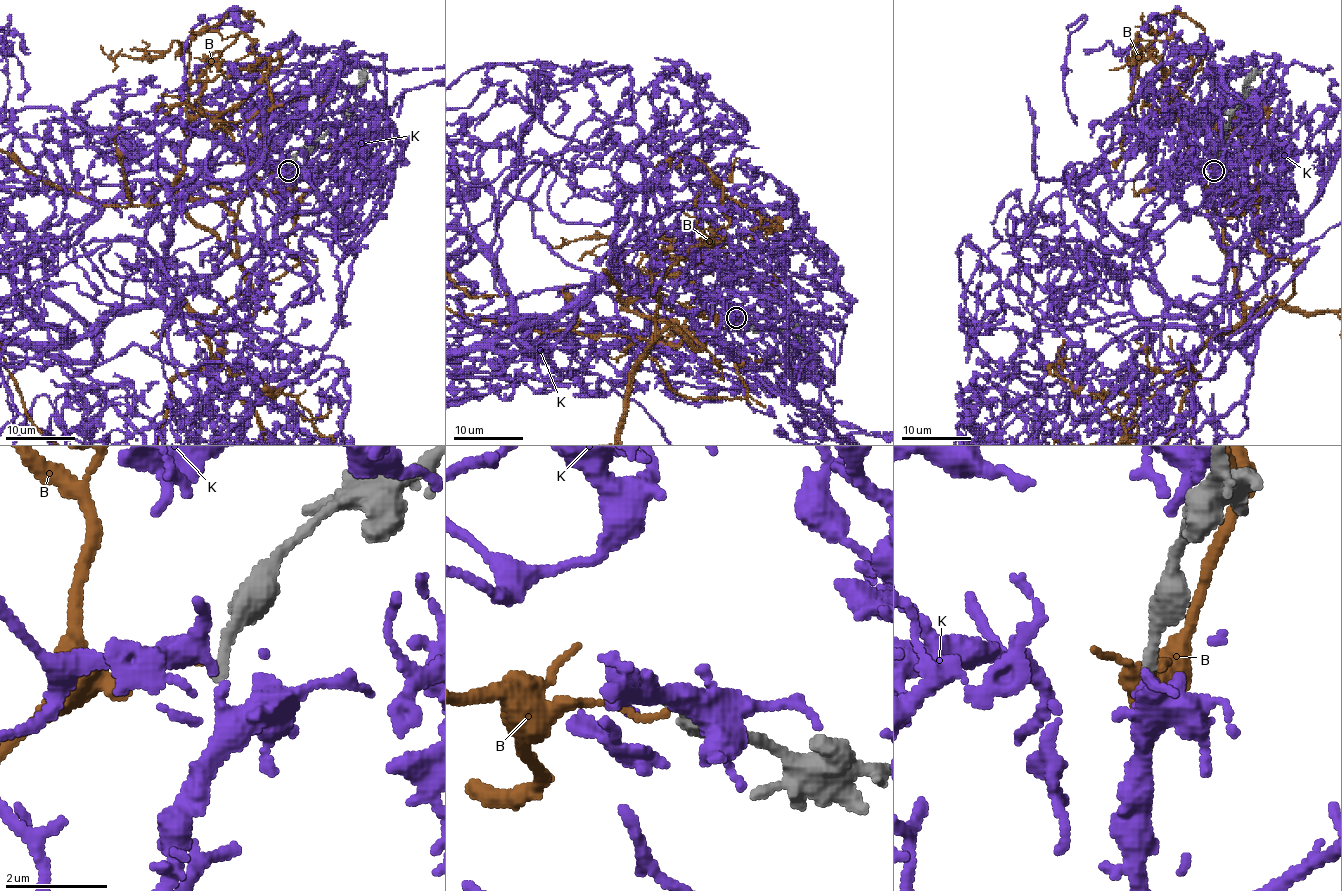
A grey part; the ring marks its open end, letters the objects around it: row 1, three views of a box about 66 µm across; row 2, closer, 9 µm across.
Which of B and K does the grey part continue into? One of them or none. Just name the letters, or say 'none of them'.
K

